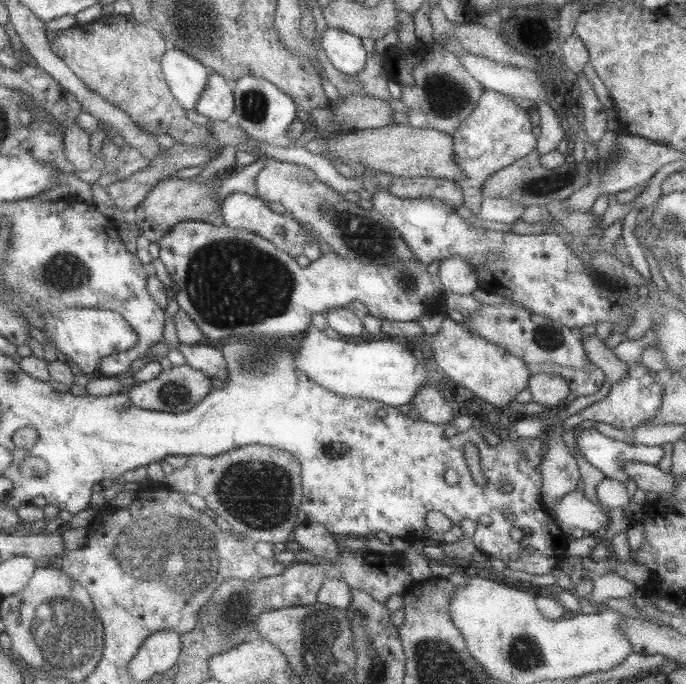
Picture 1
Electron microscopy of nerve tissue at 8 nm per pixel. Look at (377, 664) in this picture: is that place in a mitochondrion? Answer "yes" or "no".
yes

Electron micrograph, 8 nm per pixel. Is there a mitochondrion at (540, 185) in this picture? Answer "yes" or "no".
yes

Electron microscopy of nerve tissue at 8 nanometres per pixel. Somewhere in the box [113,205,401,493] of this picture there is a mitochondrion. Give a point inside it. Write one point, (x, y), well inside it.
(231, 283)

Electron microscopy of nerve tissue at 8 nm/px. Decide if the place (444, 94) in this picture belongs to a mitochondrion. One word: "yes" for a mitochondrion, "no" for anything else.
yes

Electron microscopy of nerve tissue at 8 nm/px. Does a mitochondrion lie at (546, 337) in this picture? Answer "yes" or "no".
yes

